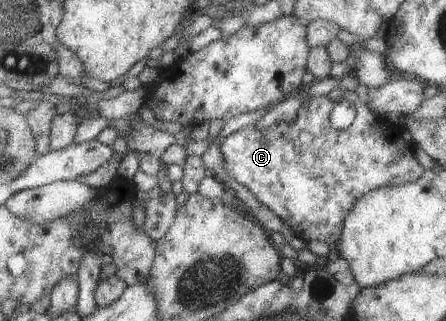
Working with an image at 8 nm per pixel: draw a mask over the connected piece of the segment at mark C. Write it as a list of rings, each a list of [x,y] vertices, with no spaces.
[[[325,95],[313,97],[291,120],[271,124],[261,130],[257,130],[255,124],[247,124],[219,145],[229,176],[246,187],[258,202],[275,210],[288,230],[306,242],[319,240],[332,247],[338,244],[345,216],[353,210],[357,198],[375,188],[391,188],[417,180],[424,171],[415,158],[412,142],[401,122],[391,123],[384,116],[376,115],[365,102],[357,101],[353,124],[339,130],[333,128],[329,120],[335,103]]]

